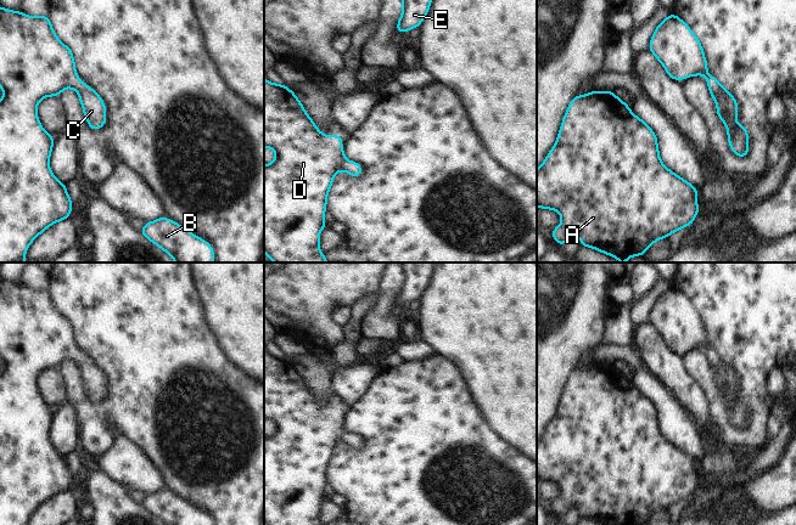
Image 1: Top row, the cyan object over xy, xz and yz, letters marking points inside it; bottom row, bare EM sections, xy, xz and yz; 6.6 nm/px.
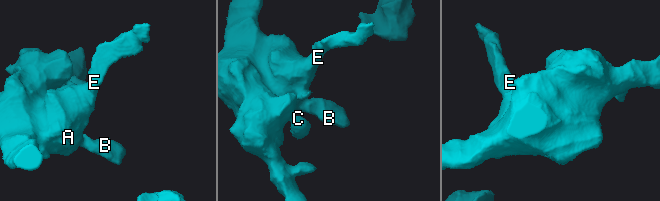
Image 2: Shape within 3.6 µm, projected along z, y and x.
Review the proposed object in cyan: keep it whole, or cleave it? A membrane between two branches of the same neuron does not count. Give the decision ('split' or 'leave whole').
leave whole

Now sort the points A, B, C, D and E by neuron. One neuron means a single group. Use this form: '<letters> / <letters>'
A B C D E

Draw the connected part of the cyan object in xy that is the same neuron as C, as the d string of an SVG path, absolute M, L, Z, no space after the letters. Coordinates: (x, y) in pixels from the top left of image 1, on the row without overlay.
M0 280L0 359L4 362L4 371L0 373L0 525L26 525L30 514L37 510L45 501L50 497L68 491L73 475L66 463L66 457L61 456L51 445L49 440L49 430L51 427L51 420L54 418L54 408L47 406L40 397L39 390L37 388L38 376L46 368L60 368L63 361L73 360L82 374L82 379L88 393L89 399L93 402L97 402L106 395L106 380L102 371L88 357L82 355L75 345L74 332L72 322L63 317L61 312L57 311L52 303L49 288L41 289L29 289L18 283L9 283Z

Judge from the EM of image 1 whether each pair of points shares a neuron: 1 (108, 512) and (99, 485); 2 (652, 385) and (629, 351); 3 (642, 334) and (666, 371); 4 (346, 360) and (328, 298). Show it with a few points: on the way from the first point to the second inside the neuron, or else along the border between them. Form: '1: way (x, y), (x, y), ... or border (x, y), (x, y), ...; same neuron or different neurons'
1: way (108, 506), (107, 498), (101, 491); same neuron
2: border (644, 367), (639, 370); different neurons
3: way (649, 343), (662, 362); same neuron
4: border (346, 329), (345, 338), (336, 346); different neurons

